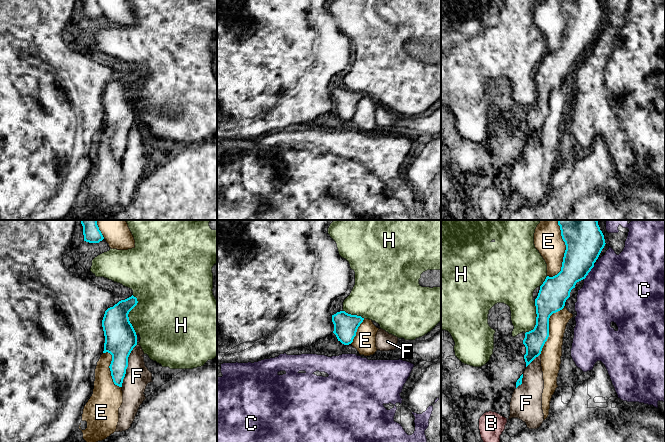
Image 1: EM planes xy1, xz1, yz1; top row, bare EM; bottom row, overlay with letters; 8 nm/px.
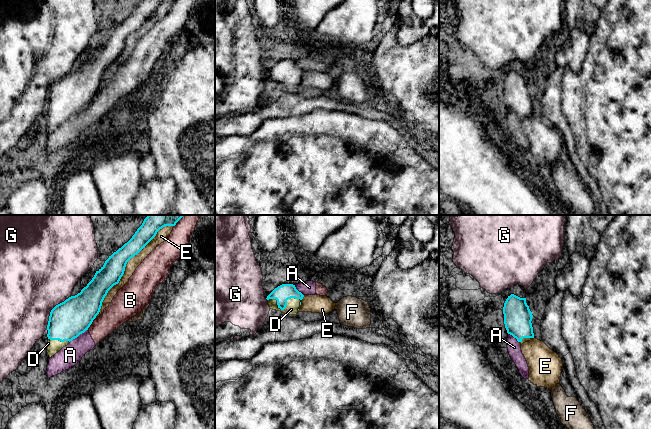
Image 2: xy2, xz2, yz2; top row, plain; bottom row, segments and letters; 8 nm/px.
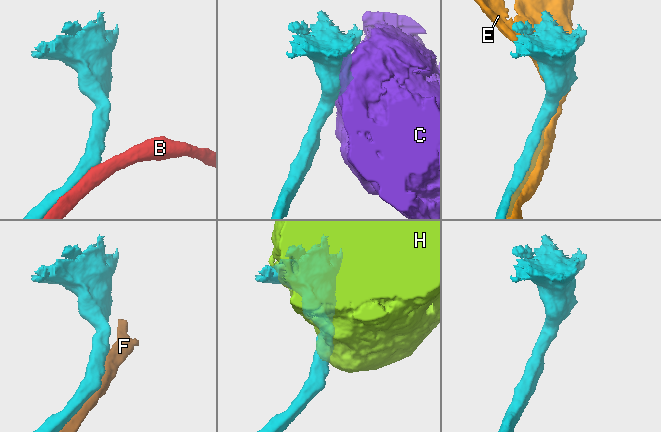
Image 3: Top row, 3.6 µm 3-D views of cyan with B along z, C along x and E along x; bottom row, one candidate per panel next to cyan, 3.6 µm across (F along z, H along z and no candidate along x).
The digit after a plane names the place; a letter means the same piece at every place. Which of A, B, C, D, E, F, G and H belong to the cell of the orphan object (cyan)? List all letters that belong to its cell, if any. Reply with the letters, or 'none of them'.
D

